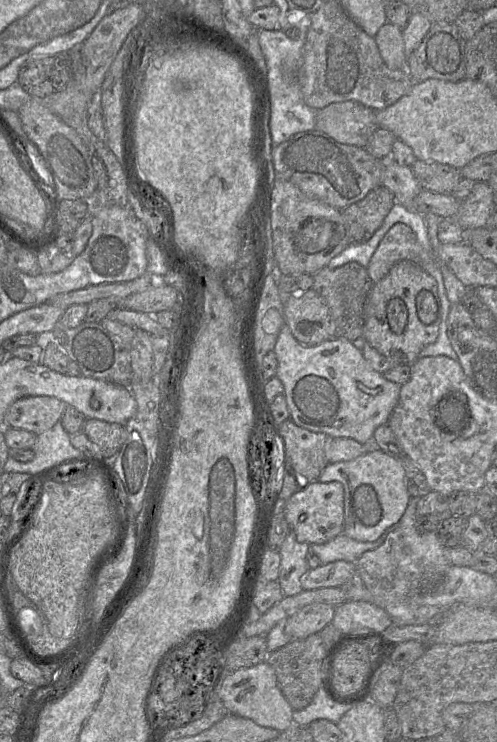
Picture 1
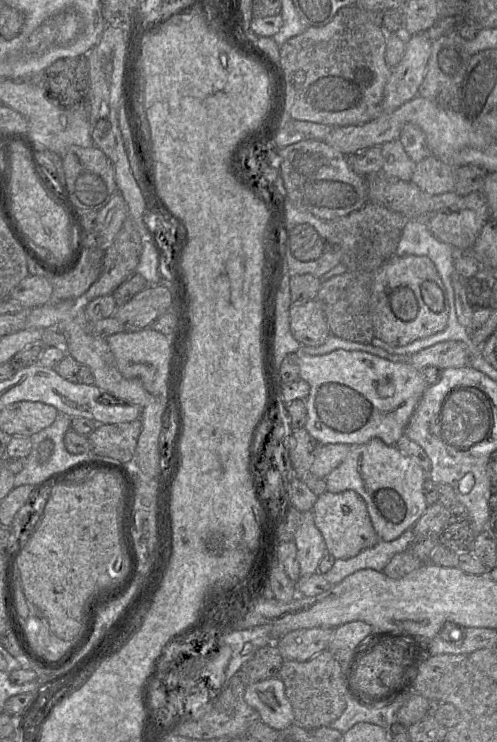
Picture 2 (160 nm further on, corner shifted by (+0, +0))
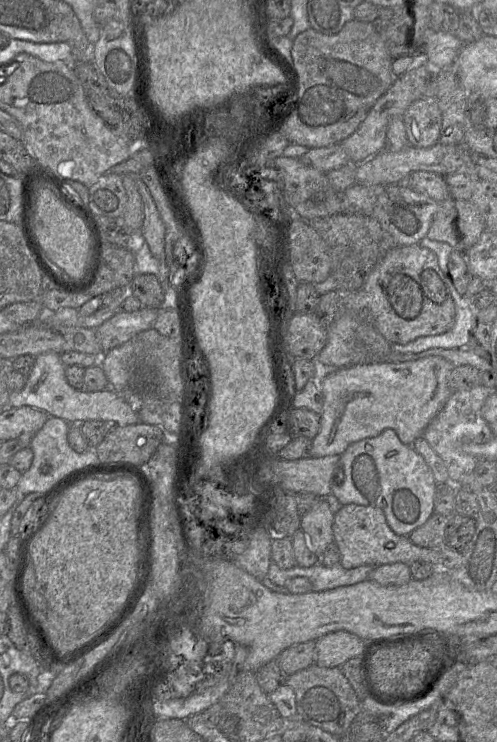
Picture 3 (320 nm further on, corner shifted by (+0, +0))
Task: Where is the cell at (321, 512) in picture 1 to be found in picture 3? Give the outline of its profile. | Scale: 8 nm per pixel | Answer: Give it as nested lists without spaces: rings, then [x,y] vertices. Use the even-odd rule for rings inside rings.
[[[346,504],[334,514],[332,524],[334,543],[341,553],[341,565],[345,569],[353,569],[362,565],[374,567],[402,562],[411,565],[413,562],[429,562],[440,567],[440,549],[424,548],[413,544],[408,536],[399,536],[387,523],[382,509],[375,506]]]

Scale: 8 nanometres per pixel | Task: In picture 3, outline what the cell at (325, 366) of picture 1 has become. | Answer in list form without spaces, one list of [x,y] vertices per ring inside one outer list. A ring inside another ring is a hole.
[[[438,356],[338,370],[320,368],[324,405],[320,431],[312,440],[312,457],[341,455],[351,444],[379,436],[386,429],[394,430],[403,444],[412,446],[453,393],[449,377],[454,368],[451,362]]]

